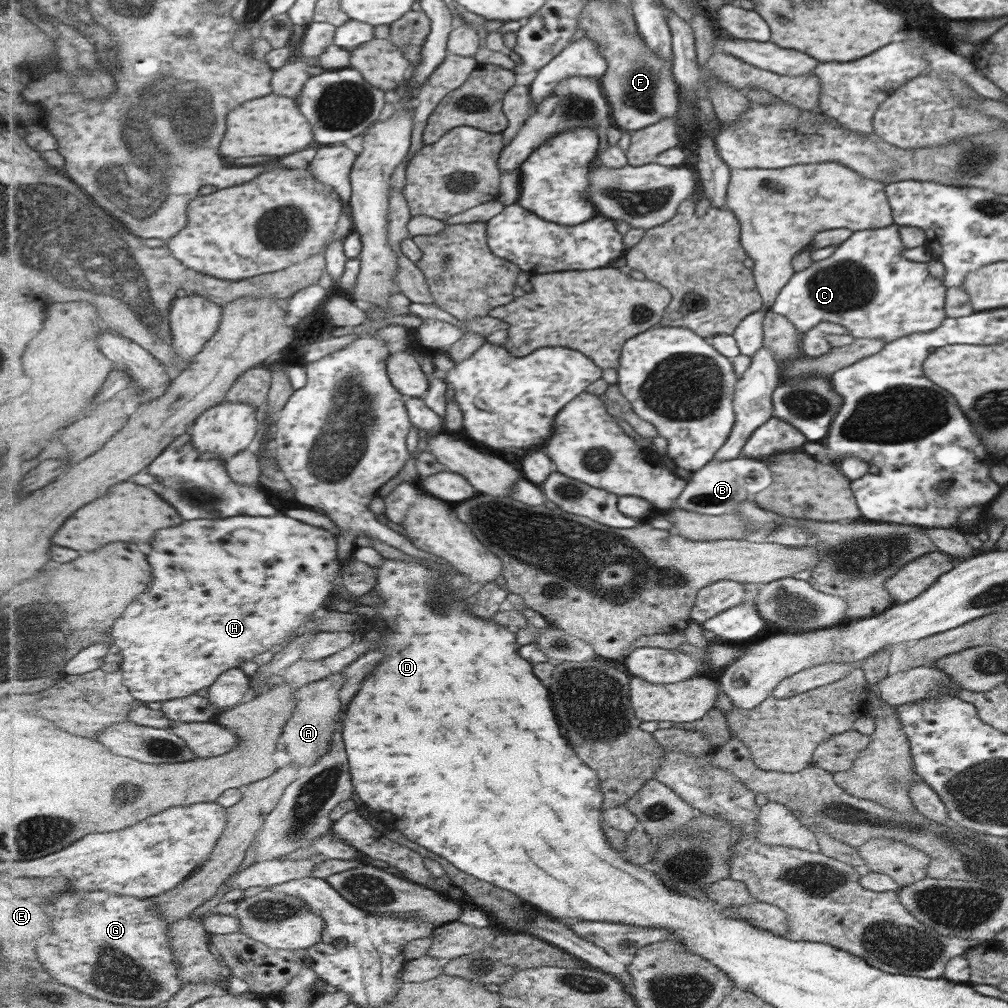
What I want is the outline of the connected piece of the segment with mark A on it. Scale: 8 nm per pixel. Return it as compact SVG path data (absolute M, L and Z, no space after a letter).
M341 671L306 684L296 692L298 708L294 711L294 716L287 721L282 734L287 752L292 758L290 764L293 766L299 766L303 771L307 767L317 764L325 753L331 752L333 746L331 736L333 736L333 732L339 731L341 728L341 723L339 723L341 720L340 690L344 686L345 676Z

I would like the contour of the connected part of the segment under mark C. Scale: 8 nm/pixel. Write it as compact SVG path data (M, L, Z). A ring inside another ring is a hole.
M894 223L883 228L852 232L827 258L813 261L802 271L794 272L769 306L769 311L784 316L797 332L803 334L820 322L845 327L854 338L878 338L884 343L913 332L931 332L946 320L946 288L942 286L941 278L929 273L927 262L903 258L903 249L898 225Z

